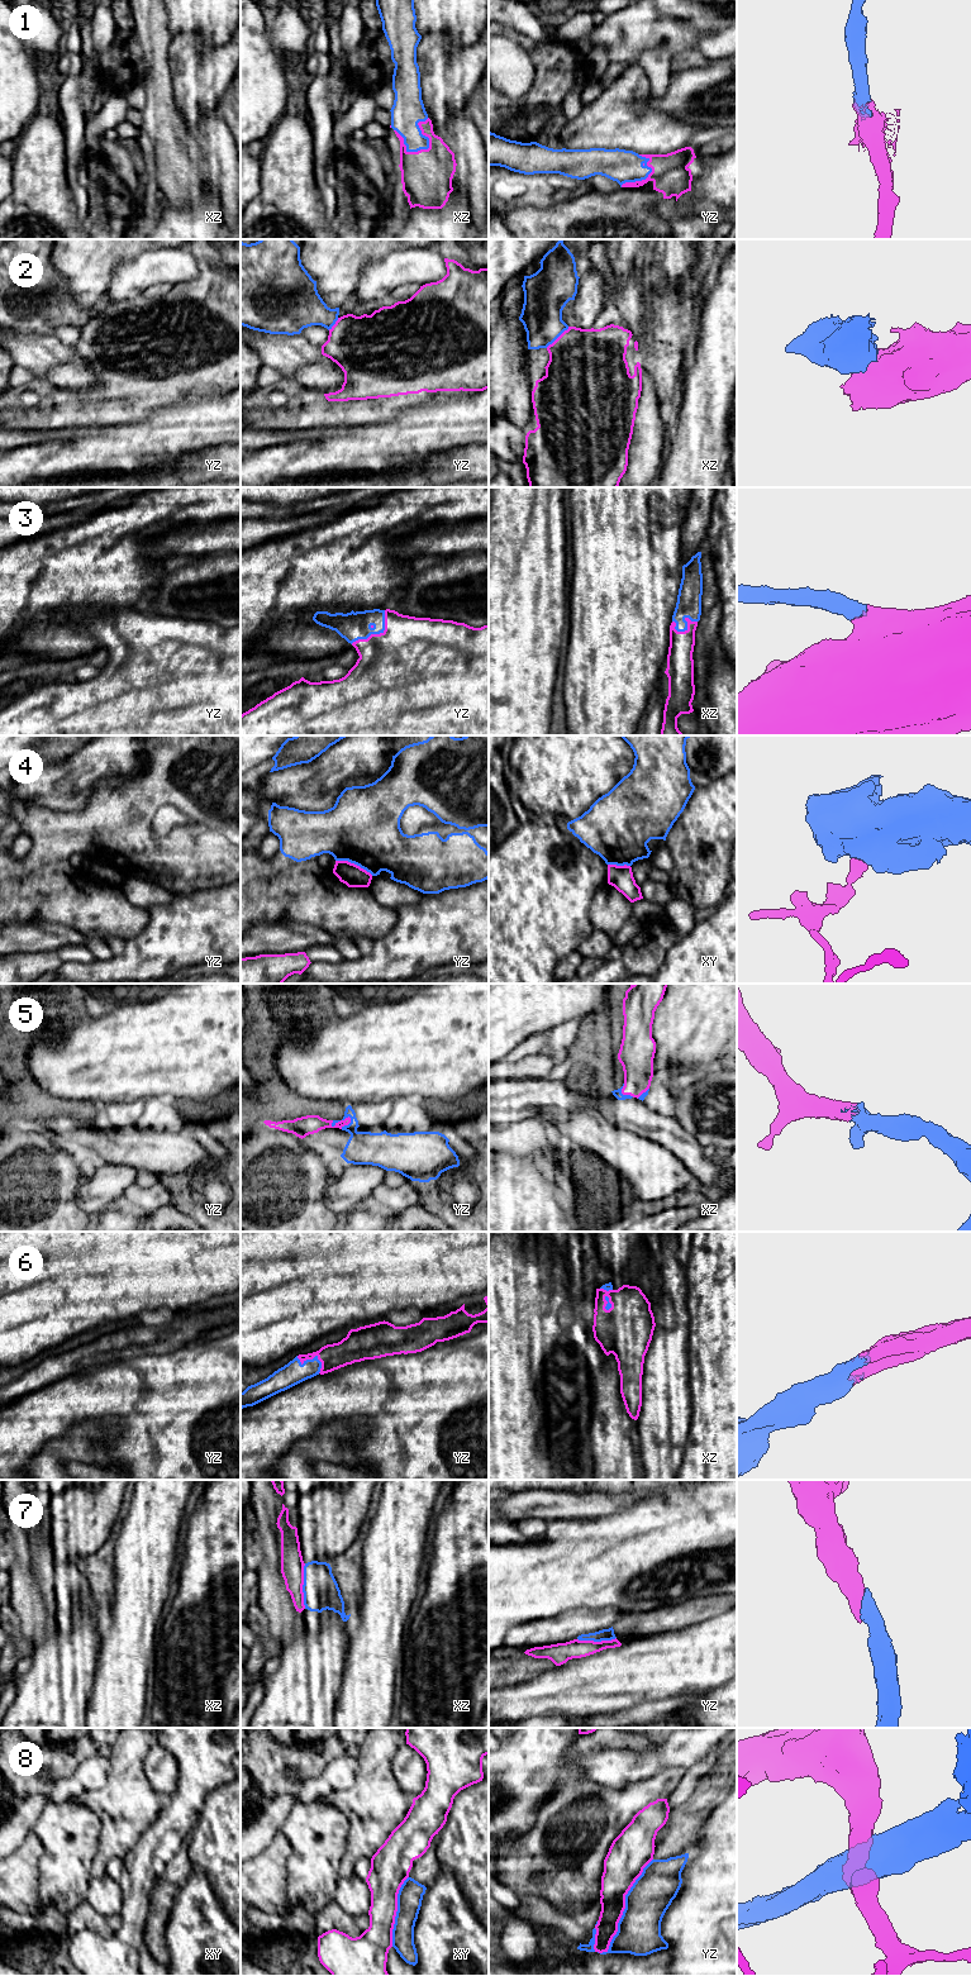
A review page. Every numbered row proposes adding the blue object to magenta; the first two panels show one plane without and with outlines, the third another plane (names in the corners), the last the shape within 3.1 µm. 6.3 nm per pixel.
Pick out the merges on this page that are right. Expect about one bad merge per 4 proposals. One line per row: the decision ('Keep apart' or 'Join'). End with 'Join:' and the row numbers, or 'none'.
1: Join
2: Keep apart
3: Join
4: Keep apart
5: Join
6: Join
7: Join
8: Keep apart
Join: 1, 3, 5, 6, 7

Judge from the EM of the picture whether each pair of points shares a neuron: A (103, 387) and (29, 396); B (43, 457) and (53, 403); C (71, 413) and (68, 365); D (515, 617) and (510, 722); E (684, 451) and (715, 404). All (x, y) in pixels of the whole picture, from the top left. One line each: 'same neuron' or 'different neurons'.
A: same neuron
B: different neurons
C: different neurons
D: same neuron
E: same neuron

